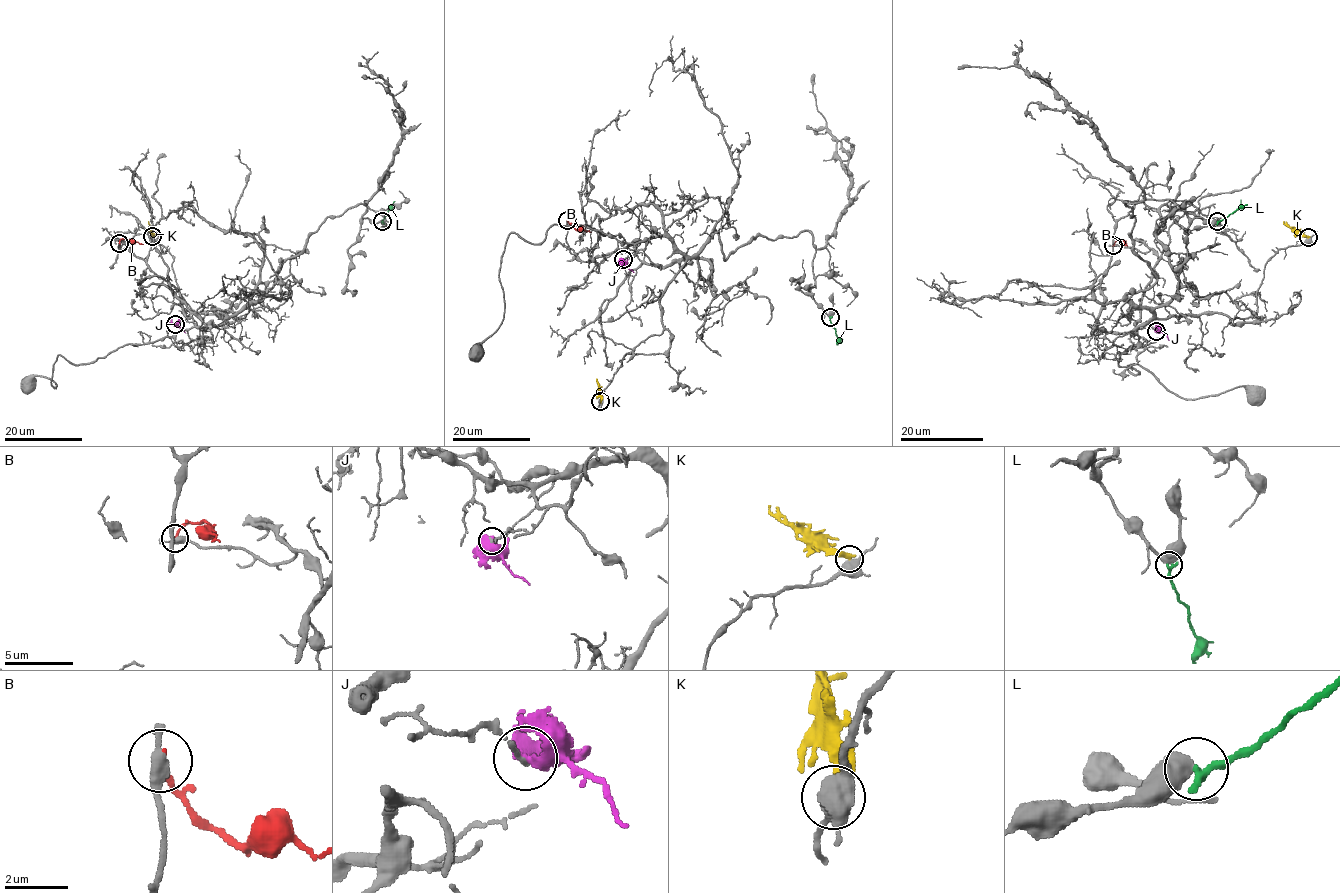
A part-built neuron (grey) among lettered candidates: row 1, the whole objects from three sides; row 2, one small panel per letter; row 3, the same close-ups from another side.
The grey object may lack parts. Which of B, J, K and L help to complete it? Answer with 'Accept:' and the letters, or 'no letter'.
Accept: no letter

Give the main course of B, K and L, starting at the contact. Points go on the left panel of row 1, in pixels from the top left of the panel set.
B: (119, 243), (125, 238), (143, 244)
K: (152, 236), (149, 222)
L: (382, 222), (394, 201)

